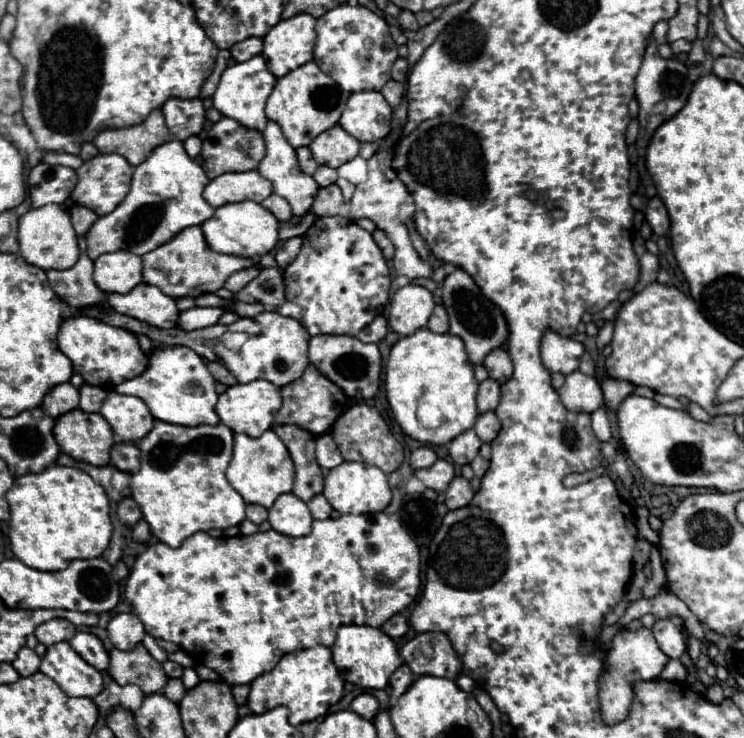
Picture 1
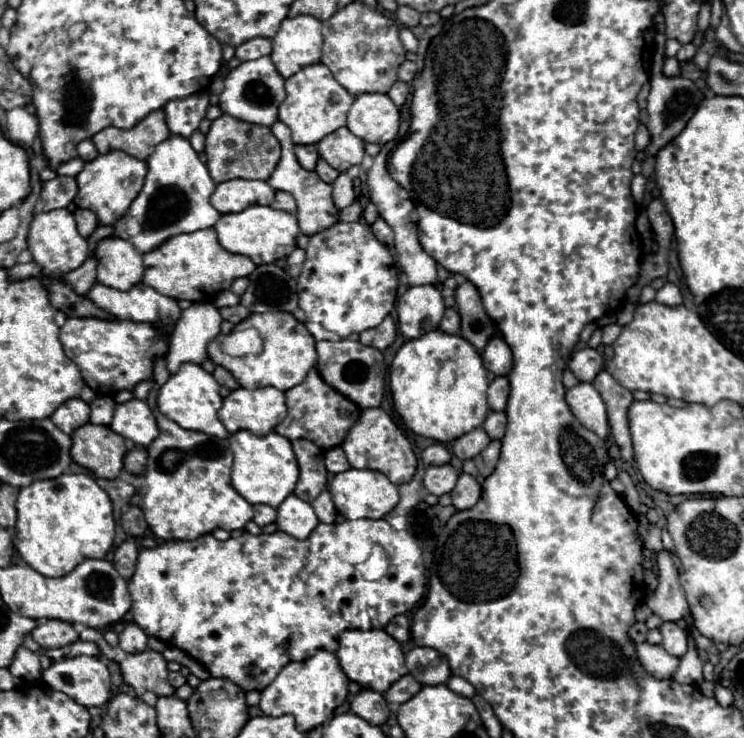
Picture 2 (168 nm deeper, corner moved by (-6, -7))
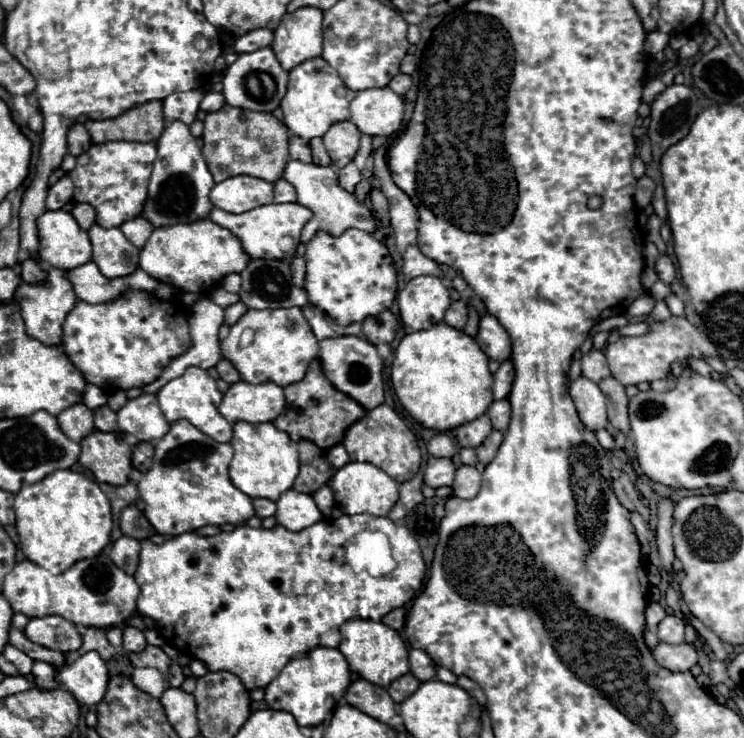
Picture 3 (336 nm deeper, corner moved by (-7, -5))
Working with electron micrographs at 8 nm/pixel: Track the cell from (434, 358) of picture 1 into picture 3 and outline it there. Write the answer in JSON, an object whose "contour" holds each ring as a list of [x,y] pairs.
{"contour":[[[442,321],[434,325],[432,329],[408,333],[400,341],[394,361],[392,361],[392,385],[394,385],[396,397],[416,421],[420,421],[428,429],[450,431],[484,415],[490,403],[494,401],[492,399],[492,373],[488,369],[488,361],[490,361],[488,355],[484,355],[484,351],[478,347],[478,343],[470,335],[466,335],[460,329],[448,327]]]}

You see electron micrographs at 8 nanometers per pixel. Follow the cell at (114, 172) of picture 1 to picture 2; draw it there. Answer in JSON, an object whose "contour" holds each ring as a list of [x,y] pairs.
{"contour":[[[111,151],[99,155],[97,159],[85,163],[83,171],[77,175],[79,193],[75,197],[75,205],[83,209],[91,209],[99,217],[101,225],[113,225],[121,215],[127,213],[129,205],[137,197],[139,189],[143,187],[145,175],[147,175],[147,163],[123,151]]]}

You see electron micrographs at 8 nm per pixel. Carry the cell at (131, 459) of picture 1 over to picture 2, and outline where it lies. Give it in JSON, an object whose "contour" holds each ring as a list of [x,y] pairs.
{"contour":[[[133,447],[131,451],[127,451],[127,455],[123,459],[123,469],[127,473],[143,475],[145,465],[147,465],[147,449],[145,447]]]}

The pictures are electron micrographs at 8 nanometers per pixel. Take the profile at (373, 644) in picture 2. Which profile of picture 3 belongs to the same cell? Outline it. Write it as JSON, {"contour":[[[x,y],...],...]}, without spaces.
{"contour":[[[352,619],[352,621],[346,621],[340,627],[340,633],[342,633],[342,641],[340,641],[338,649],[346,657],[350,669],[354,673],[358,673],[360,677],[368,679],[370,683],[376,683],[380,687],[388,687],[394,679],[398,679],[398,677],[402,677],[402,675],[406,675],[410,671],[406,643],[388,625],[376,623],[376,621]]]}

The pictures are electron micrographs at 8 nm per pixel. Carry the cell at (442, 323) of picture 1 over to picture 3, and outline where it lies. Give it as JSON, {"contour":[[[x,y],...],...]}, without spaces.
{"contour":[[[454,301],[450,305],[450,309],[446,311],[446,317],[444,317],[444,321],[448,325],[456,327],[456,329],[462,329],[466,319],[468,319],[468,305],[466,305],[466,301]]]}

